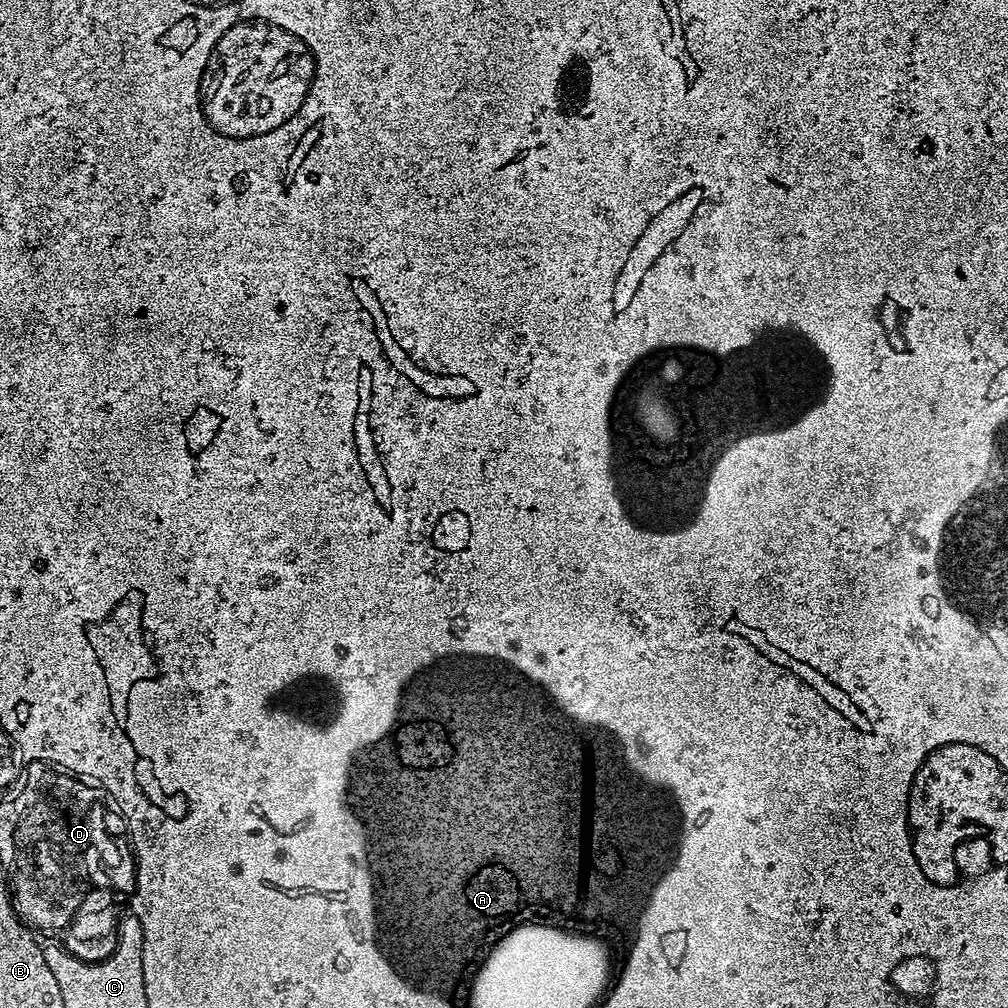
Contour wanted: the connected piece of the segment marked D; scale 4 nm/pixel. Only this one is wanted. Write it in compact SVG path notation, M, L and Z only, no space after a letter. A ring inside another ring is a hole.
M38 764L26 773L26 779L23 788L27 791L30 810L27 810L28 816L24 816L24 828L28 828L28 840L32 840L32 844L28 844L28 852L24 852L24 872L28 872L28 884L36 884L36 888L16 888L10 894L12 909L29 929L45 932L53 941L70 945L71 952L79 960L108 960L120 943L120 922L129 911L134 891L129 873L134 868L132 839L135 829L130 827L130 818L122 816L125 812L120 795L110 783L96 780L96 776L72 772L72 780L66 780L48 774L46 768Z

